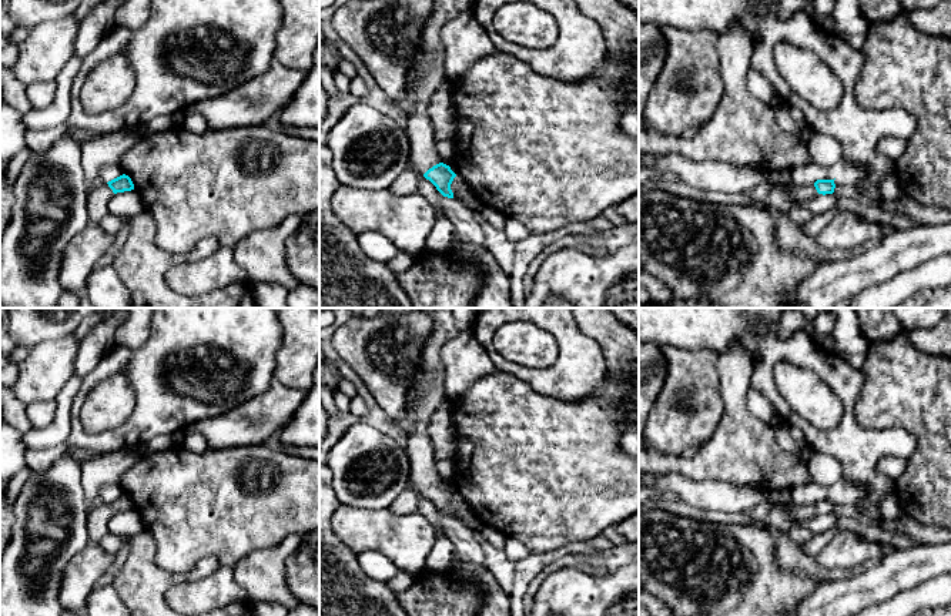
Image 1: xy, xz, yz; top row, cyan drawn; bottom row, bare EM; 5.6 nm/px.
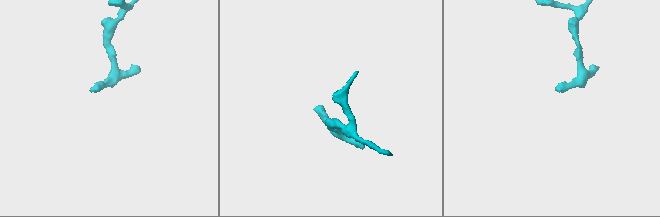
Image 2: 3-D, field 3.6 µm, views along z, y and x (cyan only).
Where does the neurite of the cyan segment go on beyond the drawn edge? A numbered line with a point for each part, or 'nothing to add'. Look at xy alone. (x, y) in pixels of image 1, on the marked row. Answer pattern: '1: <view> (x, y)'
1: xy (97, 204)

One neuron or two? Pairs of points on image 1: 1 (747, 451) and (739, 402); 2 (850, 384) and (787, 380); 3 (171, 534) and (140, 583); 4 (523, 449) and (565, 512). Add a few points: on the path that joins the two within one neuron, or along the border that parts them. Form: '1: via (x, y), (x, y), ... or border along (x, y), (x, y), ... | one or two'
1: via (740, 439), (739, 414) | one
2: border along (794, 364), (810, 368), (839, 399), (841, 411) | two
3: border along (144, 528), (156, 543), (156, 562), (186, 572) | two
4: via (535, 465), (565, 496) | one

